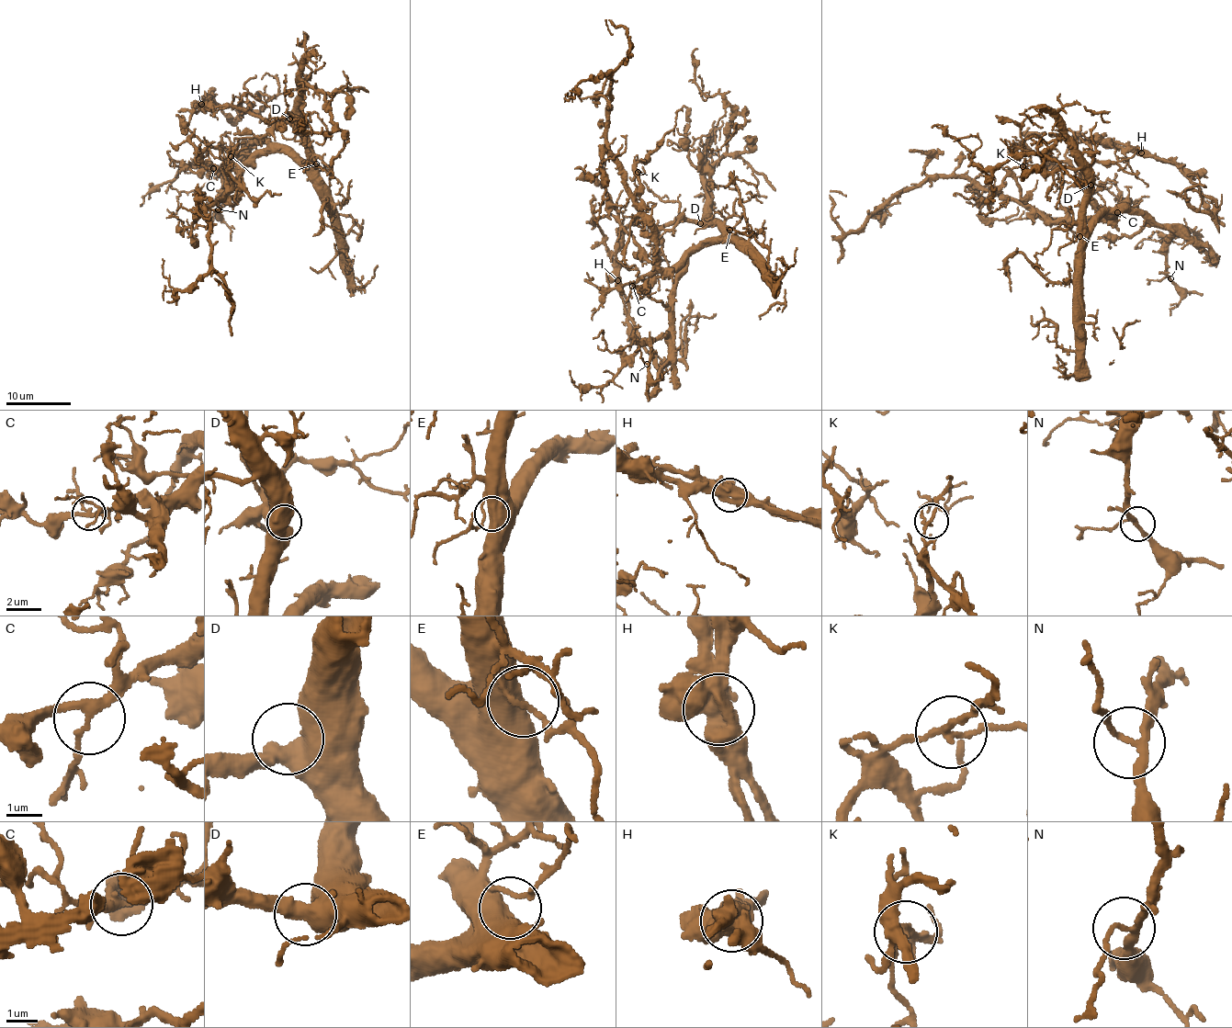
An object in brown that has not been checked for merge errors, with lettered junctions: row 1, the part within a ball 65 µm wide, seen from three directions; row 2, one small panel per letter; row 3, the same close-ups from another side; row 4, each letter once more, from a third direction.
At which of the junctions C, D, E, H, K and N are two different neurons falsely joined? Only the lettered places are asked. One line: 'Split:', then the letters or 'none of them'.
Split: H

